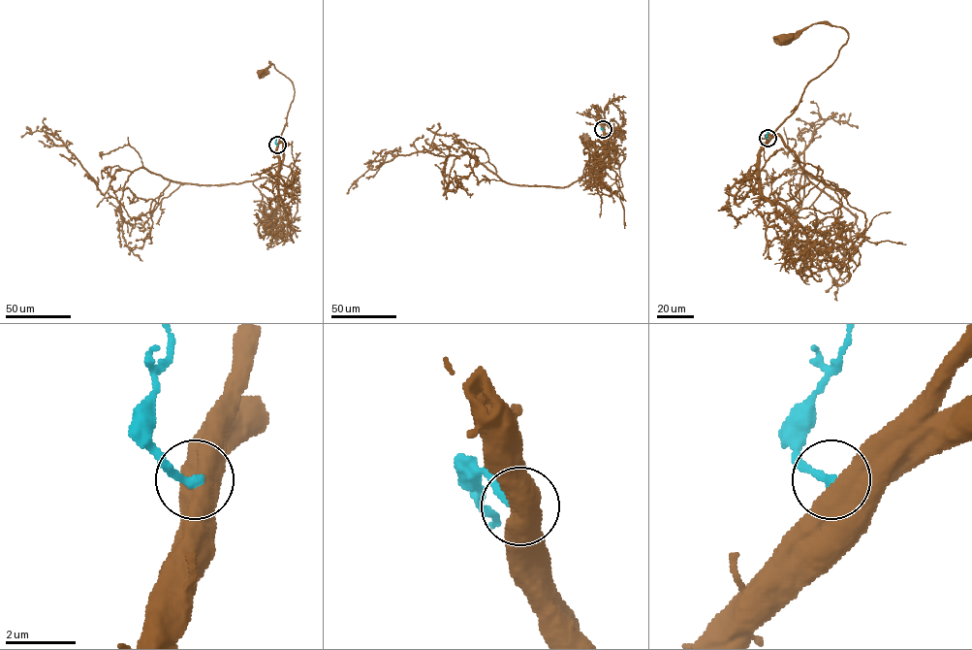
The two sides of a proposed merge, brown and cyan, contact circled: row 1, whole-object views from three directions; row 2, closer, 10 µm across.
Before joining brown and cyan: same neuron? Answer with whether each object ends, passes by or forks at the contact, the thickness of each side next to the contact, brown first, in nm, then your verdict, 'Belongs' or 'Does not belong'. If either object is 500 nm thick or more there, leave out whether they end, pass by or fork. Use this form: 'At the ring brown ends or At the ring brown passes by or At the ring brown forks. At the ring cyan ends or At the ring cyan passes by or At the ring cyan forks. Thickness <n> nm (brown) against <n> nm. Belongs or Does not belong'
Thickness 900 nm (brown) against 280 nm. Does not belong

